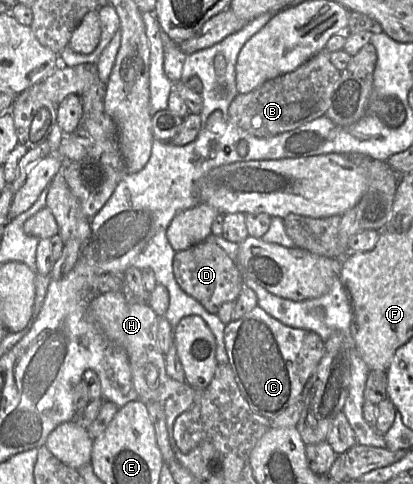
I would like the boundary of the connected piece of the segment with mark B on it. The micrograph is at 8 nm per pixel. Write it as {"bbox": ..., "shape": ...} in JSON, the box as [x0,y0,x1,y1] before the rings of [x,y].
{"bbox":[229,48,339,138],"shape":[[[324,48],[296,70],[267,80],[246,94],[238,94],[229,106],[229,117],[237,127],[258,138],[271,138],[294,130],[323,116],[331,101],[339,71]]]}

